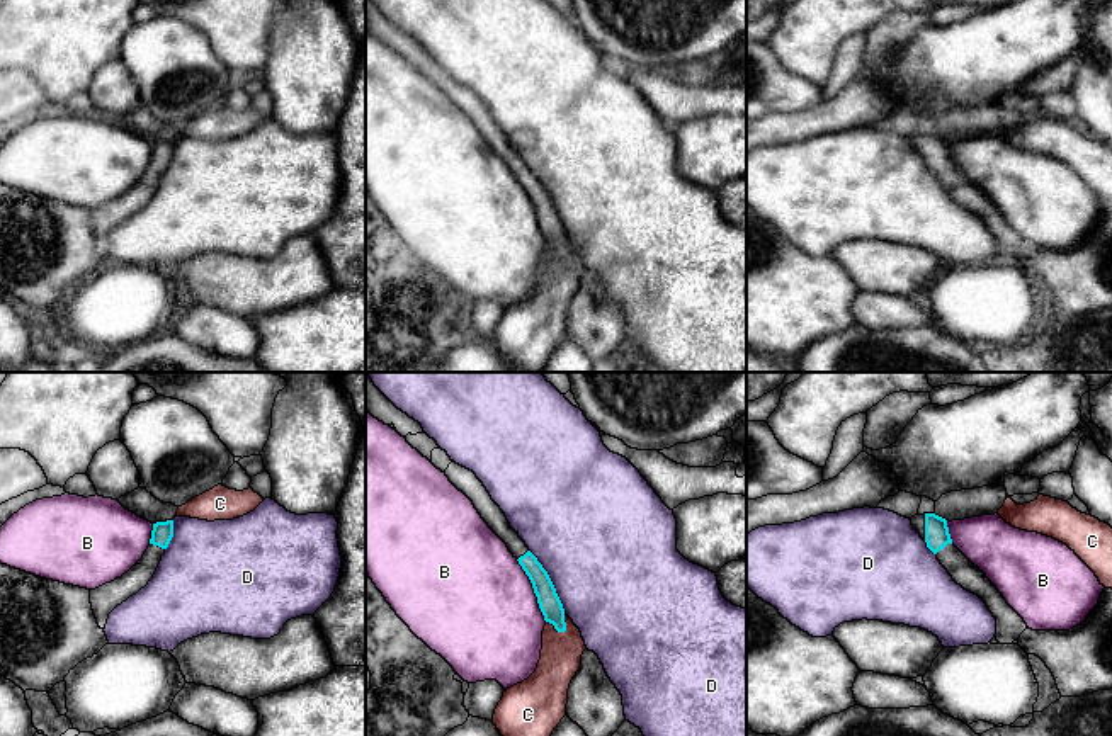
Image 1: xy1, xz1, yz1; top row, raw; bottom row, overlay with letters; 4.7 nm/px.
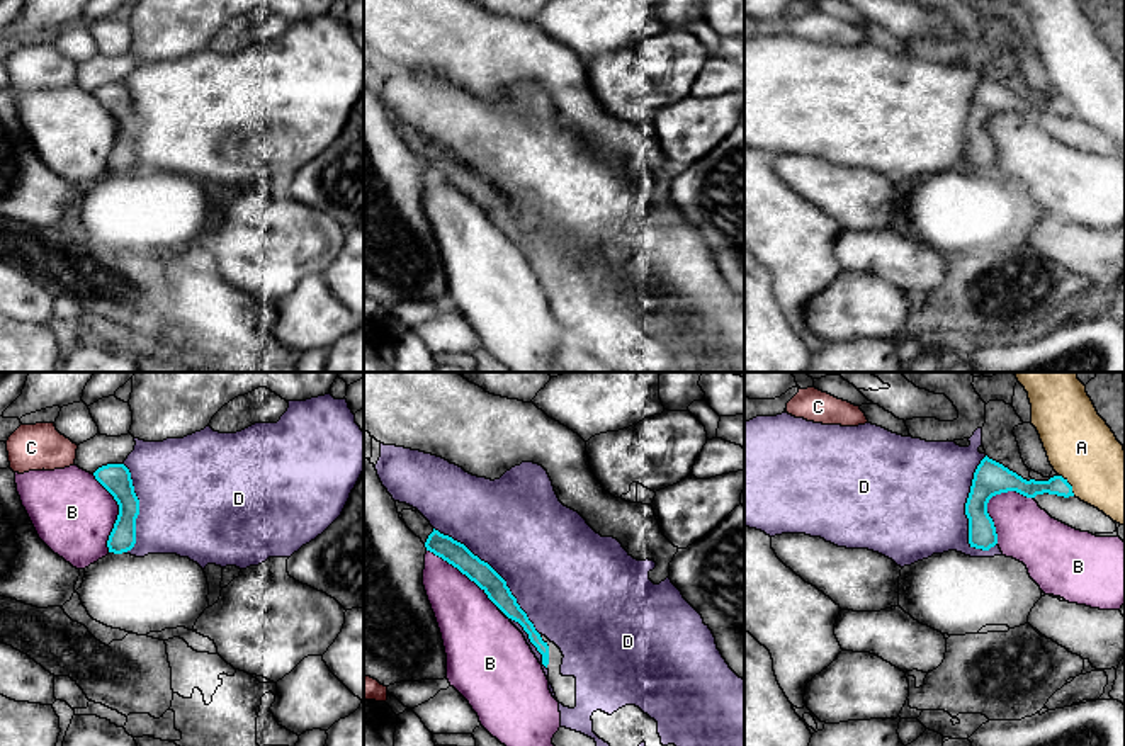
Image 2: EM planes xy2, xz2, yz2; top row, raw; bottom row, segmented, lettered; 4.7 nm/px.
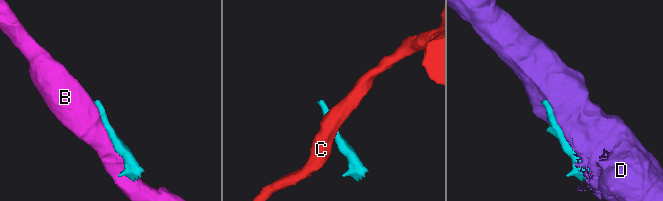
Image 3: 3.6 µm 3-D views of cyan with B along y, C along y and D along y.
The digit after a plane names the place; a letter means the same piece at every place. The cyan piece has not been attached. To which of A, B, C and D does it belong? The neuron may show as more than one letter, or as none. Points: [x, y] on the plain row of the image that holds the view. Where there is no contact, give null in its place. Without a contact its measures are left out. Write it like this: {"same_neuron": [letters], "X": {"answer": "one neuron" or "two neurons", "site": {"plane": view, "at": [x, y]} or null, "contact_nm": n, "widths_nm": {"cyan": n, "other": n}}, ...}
{"same_neuron": [], "A": {"answer": "two neurons", "site": {"plane": "yz2", "at": [1069, 104]}, "contact_nm": 130, "widths_nm": {"cyan": 90, "other": 320}}, "B": {"answer": "two neurons", "site": {"plane": "yz2", "at": [989, 118]}, "contact_nm": 280, "widths_nm": {"cyan": 160, "other": 280}}, "C": {"answer": "two neurons", "site": {"plane": "xz1", "at": [556, 249]}, "contact_nm": 110, "widths_nm": {"cyan": 110, "other": 190}}, "D": {"answer": "two neurons", "site": {"plane": "xz2", "at": [497, 192]}, "contact_nm": 700, "widths_nm": {"cyan": 110, "other": 460}}}

